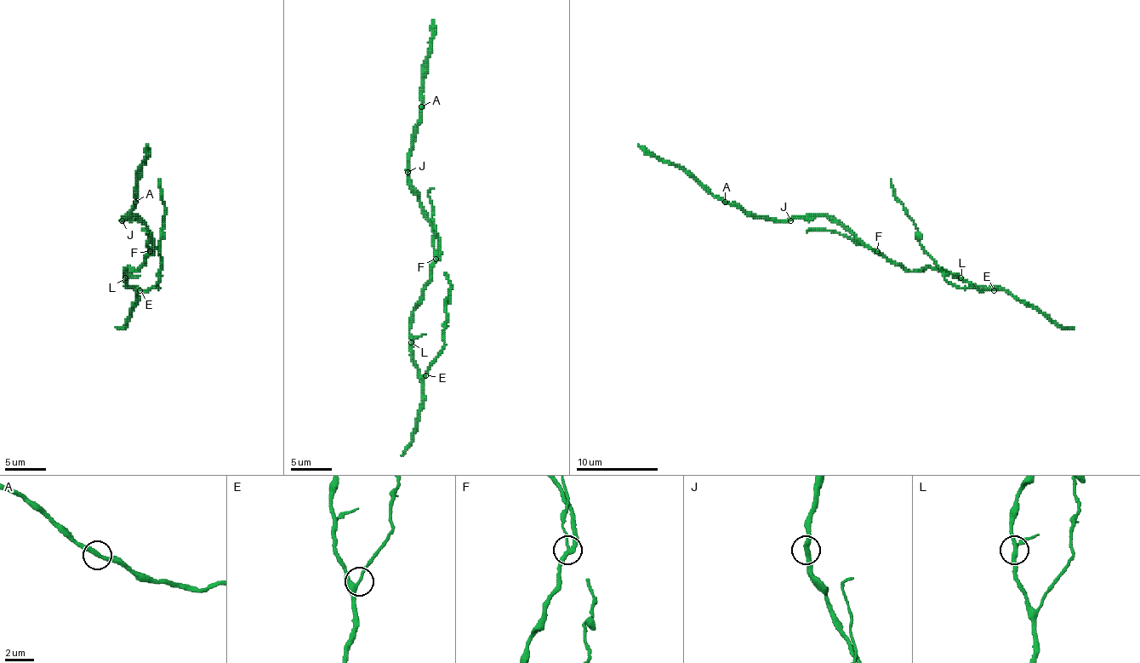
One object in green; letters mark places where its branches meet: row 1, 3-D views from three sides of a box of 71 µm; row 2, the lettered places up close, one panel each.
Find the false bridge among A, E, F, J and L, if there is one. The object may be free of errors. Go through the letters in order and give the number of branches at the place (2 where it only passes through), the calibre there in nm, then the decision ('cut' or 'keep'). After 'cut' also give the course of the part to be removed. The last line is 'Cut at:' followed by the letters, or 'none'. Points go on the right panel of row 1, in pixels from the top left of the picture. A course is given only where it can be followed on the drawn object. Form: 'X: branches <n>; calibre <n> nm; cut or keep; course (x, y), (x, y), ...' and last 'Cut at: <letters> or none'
A: branches 2; calibre 320 nm; keep
E: branches 3; calibre 280 nm; keep
F: branches 3; calibre 280 nm; cut; course (876, 251), (856, 245), (837, 232), (806, 232)
J: branches 2; calibre 280 nm; keep
L: branches 3; calibre 260 nm; keep
Cut at: F

